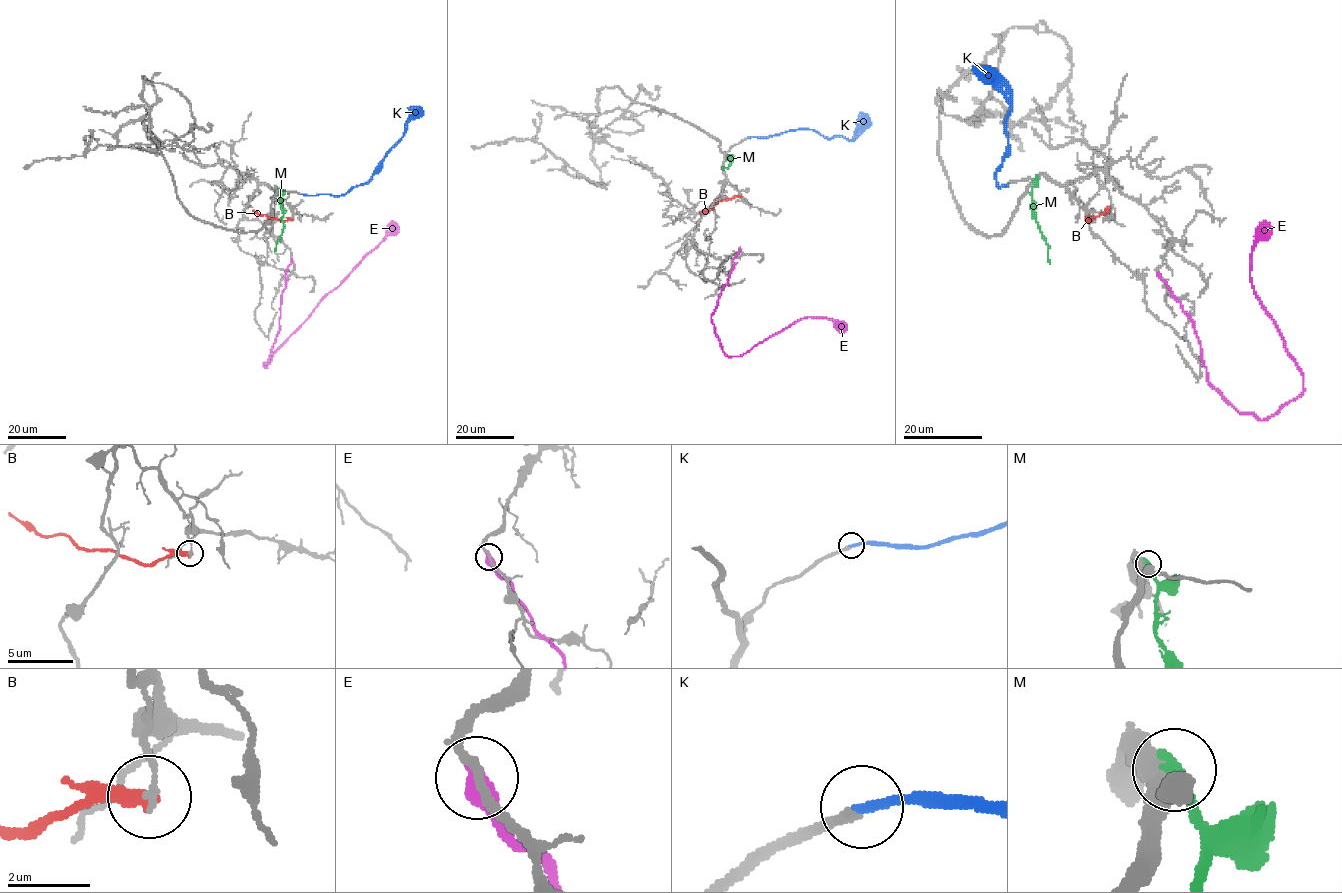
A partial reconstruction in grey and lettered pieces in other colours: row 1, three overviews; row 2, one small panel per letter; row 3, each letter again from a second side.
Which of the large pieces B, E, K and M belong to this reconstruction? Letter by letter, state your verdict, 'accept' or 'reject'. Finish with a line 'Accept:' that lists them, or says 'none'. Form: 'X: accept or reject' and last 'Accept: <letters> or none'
B: reject
E: reject
K: accept
M: reject
Accept: K

